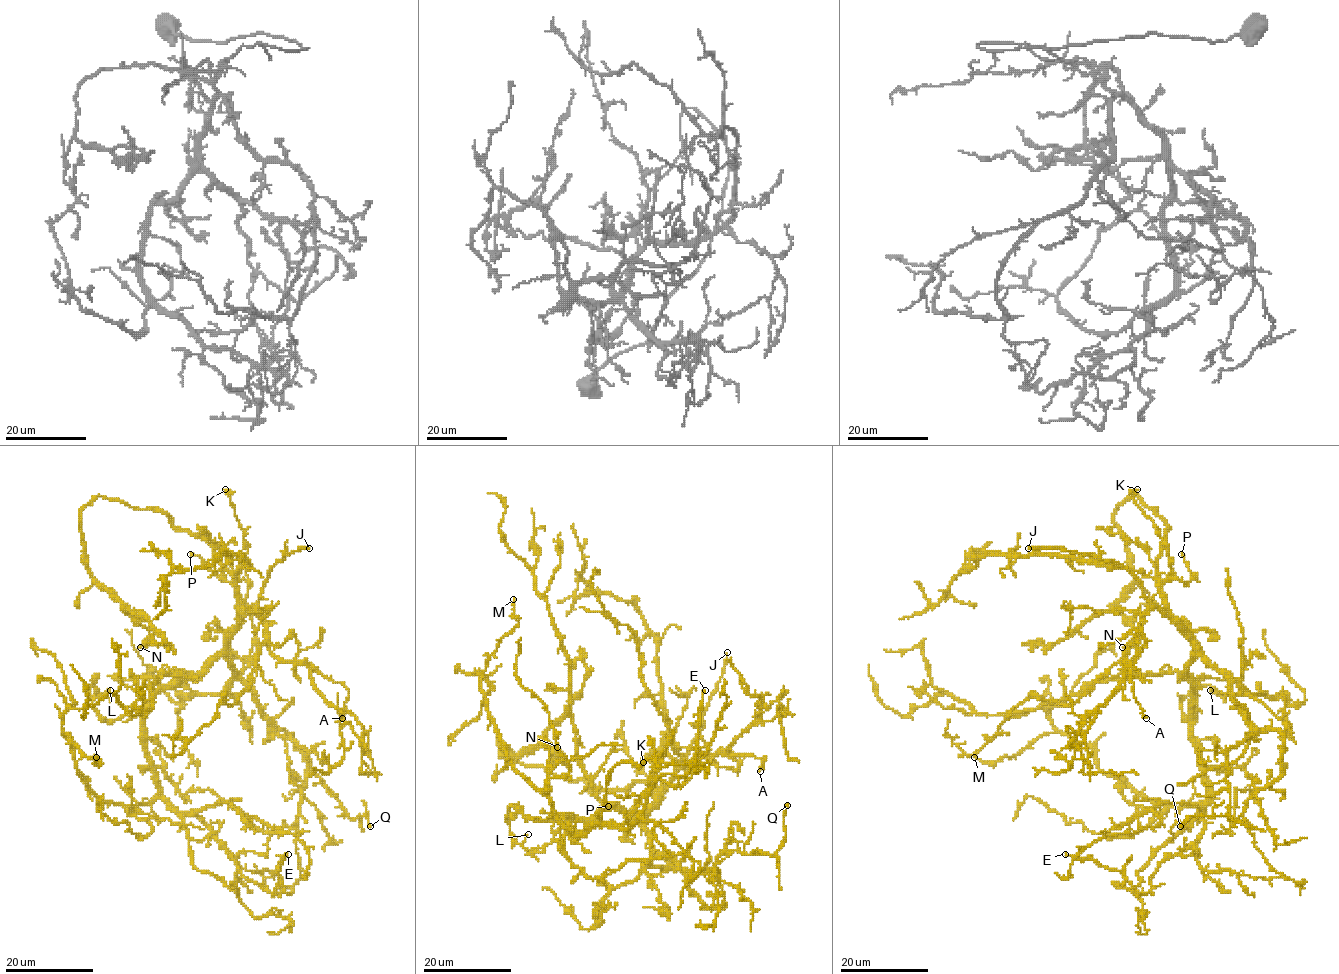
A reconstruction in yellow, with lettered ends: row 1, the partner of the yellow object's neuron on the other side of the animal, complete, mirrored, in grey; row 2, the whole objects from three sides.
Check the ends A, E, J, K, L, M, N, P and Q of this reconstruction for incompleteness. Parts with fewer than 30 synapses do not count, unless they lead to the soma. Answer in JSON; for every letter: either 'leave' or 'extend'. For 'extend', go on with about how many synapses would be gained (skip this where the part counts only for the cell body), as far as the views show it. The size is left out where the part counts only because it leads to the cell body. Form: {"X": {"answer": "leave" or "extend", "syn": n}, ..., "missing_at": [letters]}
{"A": {"answer": "leave"}, "E": {"answer": "leave"}, "J": {"answer": "extend"}, "K": {"answer": "leave"}, "L": {"answer": "leave"}, "M": {"answer": "leave"}, "N": {"answer": "leave"}, "P": {"answer": "leave"}, "Q": {"answer": "leave"}, "missing_at": ["J"]}

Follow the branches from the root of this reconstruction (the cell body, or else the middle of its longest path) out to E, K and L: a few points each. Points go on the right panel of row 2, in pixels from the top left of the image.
E: (1192, 654), (1184, 675), (1207, 793), (1202, 834), (1159, 865), (1147, 893), (1120, 871), (1065, 854)
K: (1192, 654), (1193, 642), (1170, 615), (1159, 584), (1174, 574), (1167, 543), (1135, 502), (1133, 493), (1137, 489)
L: (1192, 654), (1184, 673), (1193, 684), (1196, 712), (1190, 721), (1180, 702), (1201, 685), (1210, 690)

